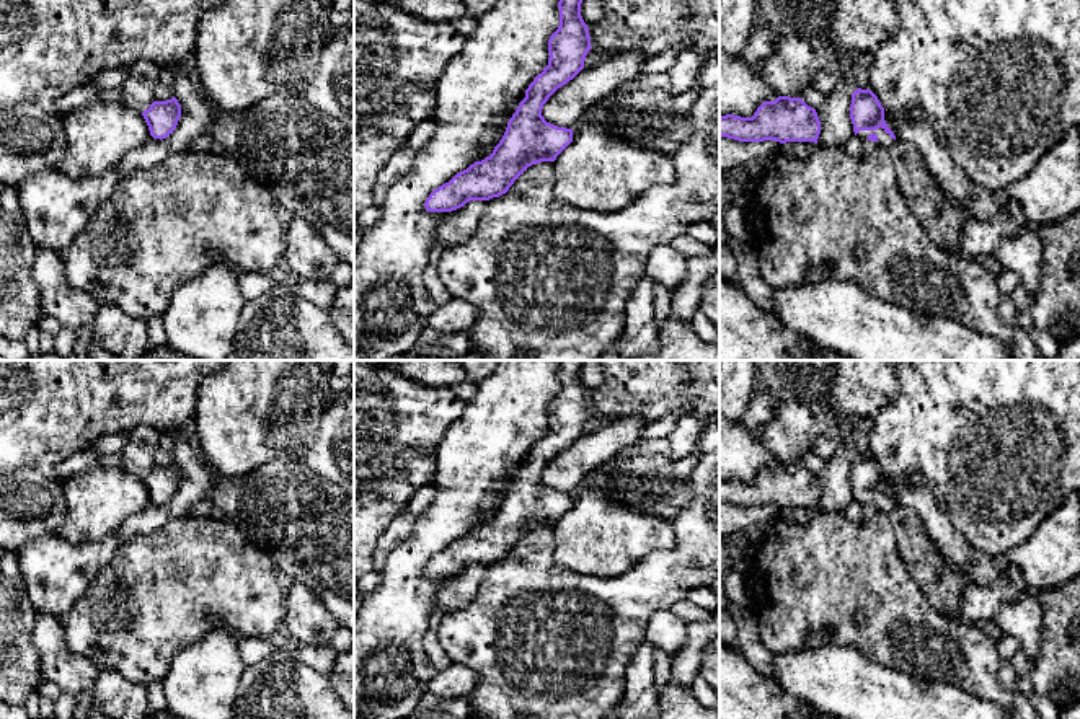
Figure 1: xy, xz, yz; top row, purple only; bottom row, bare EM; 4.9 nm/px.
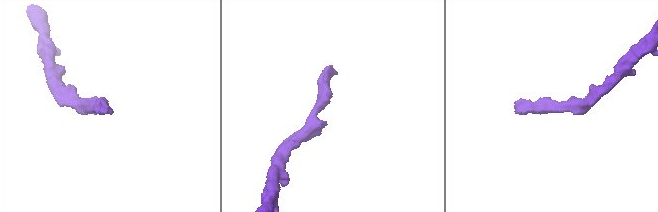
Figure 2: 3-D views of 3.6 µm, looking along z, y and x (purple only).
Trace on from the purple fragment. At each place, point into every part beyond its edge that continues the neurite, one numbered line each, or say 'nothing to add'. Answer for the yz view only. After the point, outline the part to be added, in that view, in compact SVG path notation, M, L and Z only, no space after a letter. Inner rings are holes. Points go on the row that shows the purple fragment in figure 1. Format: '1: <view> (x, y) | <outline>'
1: yz (885, 141) | M881 127L876 130L860 130L856 135L863 140L868 140L870 134L878 135L878 142L876 142L878 147L889 148L891 143L894 142L894 139L889 134L886 134L884 129Z

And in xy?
nothing to add

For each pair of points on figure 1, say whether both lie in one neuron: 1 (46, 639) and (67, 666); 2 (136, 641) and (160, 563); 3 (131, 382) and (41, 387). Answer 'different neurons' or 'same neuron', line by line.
1: same neuron
2: same neuron
3: same neuron

